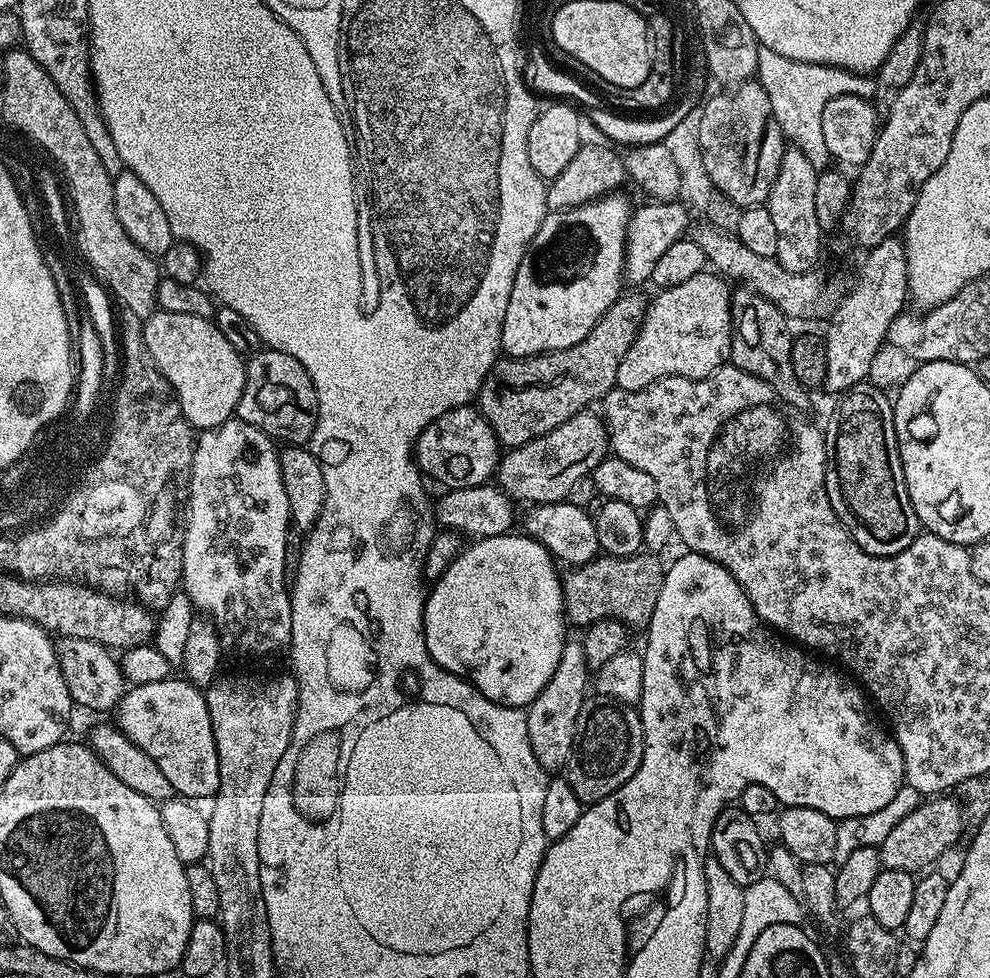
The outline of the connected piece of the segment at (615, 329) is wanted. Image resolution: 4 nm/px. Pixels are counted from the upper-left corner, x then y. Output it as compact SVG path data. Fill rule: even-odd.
M621 294L616 299L614 306L602 314L602 318L582 338L582 342L574 342L574 346L566 346L562 350L541 352L538 356L514 356L511 358L497 359L496 365L486 374L480 384L478 407L480 413L490 422L494 434L500 439L505 449L521 448L526 442L544 436L550 430L562 426L574 414L585 411L595 402L603 401L604 395L616 387L618 366L622 366L622 358L626 358L626 350L634 346L634 338L644 321L644 313L648 311L649 301L640 296Z

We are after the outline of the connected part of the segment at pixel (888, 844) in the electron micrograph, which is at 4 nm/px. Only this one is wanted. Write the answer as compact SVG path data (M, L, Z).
M940 794L925 799L915 810L908 812L906 818L902 818L898 826L890 830L890 834L886 834L884 843L879 845L880 862L884 868L913 874L923 873L935 865L932 863L943 852L950 851L959 842L964 832L964 812L959 802L950 797L948 794Z

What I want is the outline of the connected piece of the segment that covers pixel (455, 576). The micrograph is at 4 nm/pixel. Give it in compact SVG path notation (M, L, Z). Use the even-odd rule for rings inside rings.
M527 534L516 535L485 536L469 543L444 573L435 577L436 585L433 588L431 585L424 602L424 641L430 658L439 668L457 674L465 672L471 684L495 704L527 709L546 682L550 682L550 674L554 674L558 658L562 658L566 615L557 561L539 540Z

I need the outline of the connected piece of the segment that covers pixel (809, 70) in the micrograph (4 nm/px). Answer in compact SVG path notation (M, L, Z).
M761 48L758 54L755 79L766 90L770 98L770 110L774 110L774 118L784 131L787 141L802 150L802 154L806 154L806 158L810 158L810 162L818 170L827 169L830 164L822 135L822 109L826 102L839 96L857 96L863 100L872 100L876 95L875 75L851 72L829 64L811 64L782 58L782 54L774 54L774 50L769 48Z

